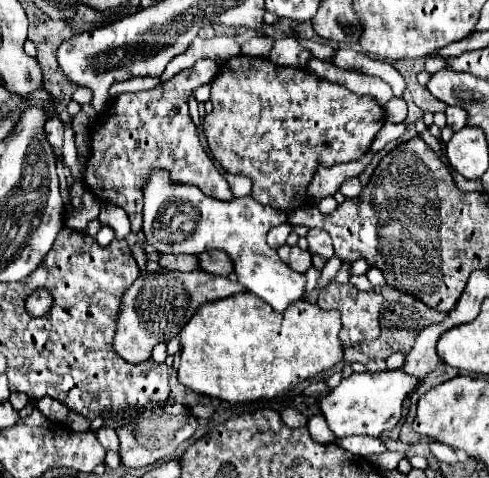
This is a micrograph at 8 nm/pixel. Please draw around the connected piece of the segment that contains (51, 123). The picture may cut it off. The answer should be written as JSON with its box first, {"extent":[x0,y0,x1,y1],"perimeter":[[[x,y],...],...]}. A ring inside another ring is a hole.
{"extent":[44,116,64,150],"perimeter":[[[54,116],[52,120],[48,120],[44,124],[44,132],[46,132],[48,142],[52,144],[52,148],[60,150],[62,148],[62,142],[64,142],[64,138],[62,138],[64,136],[64,124],[62,124],[62,120],[58,116]]]}

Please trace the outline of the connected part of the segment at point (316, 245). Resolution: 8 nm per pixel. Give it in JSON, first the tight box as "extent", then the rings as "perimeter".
{"extent":[306,228,334,258],"perimeter":[[[312,228],[306,236],[308,244],[310,244],[310,254],[320,254],[322,258],[332,258],[334,256],[334,246],[332,240],[328,238],[328,234],[324,230],[316,230]]]}

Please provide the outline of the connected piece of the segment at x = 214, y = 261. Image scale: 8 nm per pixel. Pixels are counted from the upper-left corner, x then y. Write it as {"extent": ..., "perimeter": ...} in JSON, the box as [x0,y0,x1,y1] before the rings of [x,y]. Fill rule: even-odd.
{"extent":[198,250,232,278],"perimeter":[[[220,250],[202,252],[202,254],[198,254],[198,268],[208,274],[216,274],[216,276],[226,278],[232,272],[232,260],[228,258],[228,254],[224,254]]]}

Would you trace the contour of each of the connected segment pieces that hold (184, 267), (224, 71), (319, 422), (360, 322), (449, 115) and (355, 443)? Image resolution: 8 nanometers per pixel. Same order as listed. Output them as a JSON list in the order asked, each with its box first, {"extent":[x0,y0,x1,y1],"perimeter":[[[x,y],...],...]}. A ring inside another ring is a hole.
[{"extent":[158,254,196,272],"perimeter":[[[160,254],[160,260],[158,264],[162,268],[168,268],[168,270],[180,270],[180,272],[192,272],[196,270],[196,256],[188,256],[188,254]]]},{"extent":[204,56,386,214],"perimeter":[[[234,56],[220,66],[210,86],[214,110],[204,116],[204,136],[214,160],[230,174],[248,176],[252,180],[250,196],[256,202],[286,214],[310,204],[308,184],[318,166],[358,160],[370,150],[374,136],[386,122],[386,112],[374,98],[356,96],[348,88],[322,80],[302,68],[276,66],[268,58]]]},{"extent":[308,414,334,444],"perimeter":[[[316,414],[308,420],[308,430],[310,430],[310,436],[318,442],[318,444],[332,444],[334,442],[334,434],[332,430],[328,430],[328,424],[324,422],[324,416],[322,414]]]},{"extent":[324,284,382,346],"perimeter":[[[330,284],[332,290],[324,290],[326,308],[336,308],[342,312],[340,342],[344,346],[360,344],[366,340],[376,340],[380,336],[380,308],[382,294],[362,292],[354,284]]]},{"extent":[446,106,468,132],"perimeter":[[[448,106],[446,108],[446,124],[454,132],[458,132],[466,126],[466,118],[468,118],[468,114],[464,114],[464,110],[460,110],[460,106]]]},{"extent":[336,436,386,456],"perimeter":[[[350,436],[350,438],[336,438],[338,446],[344,446],[348,452],[358,456],[368,454],[382,454],[386,450],[384,442],[380,438],[364,438],[364,436]]]}]

